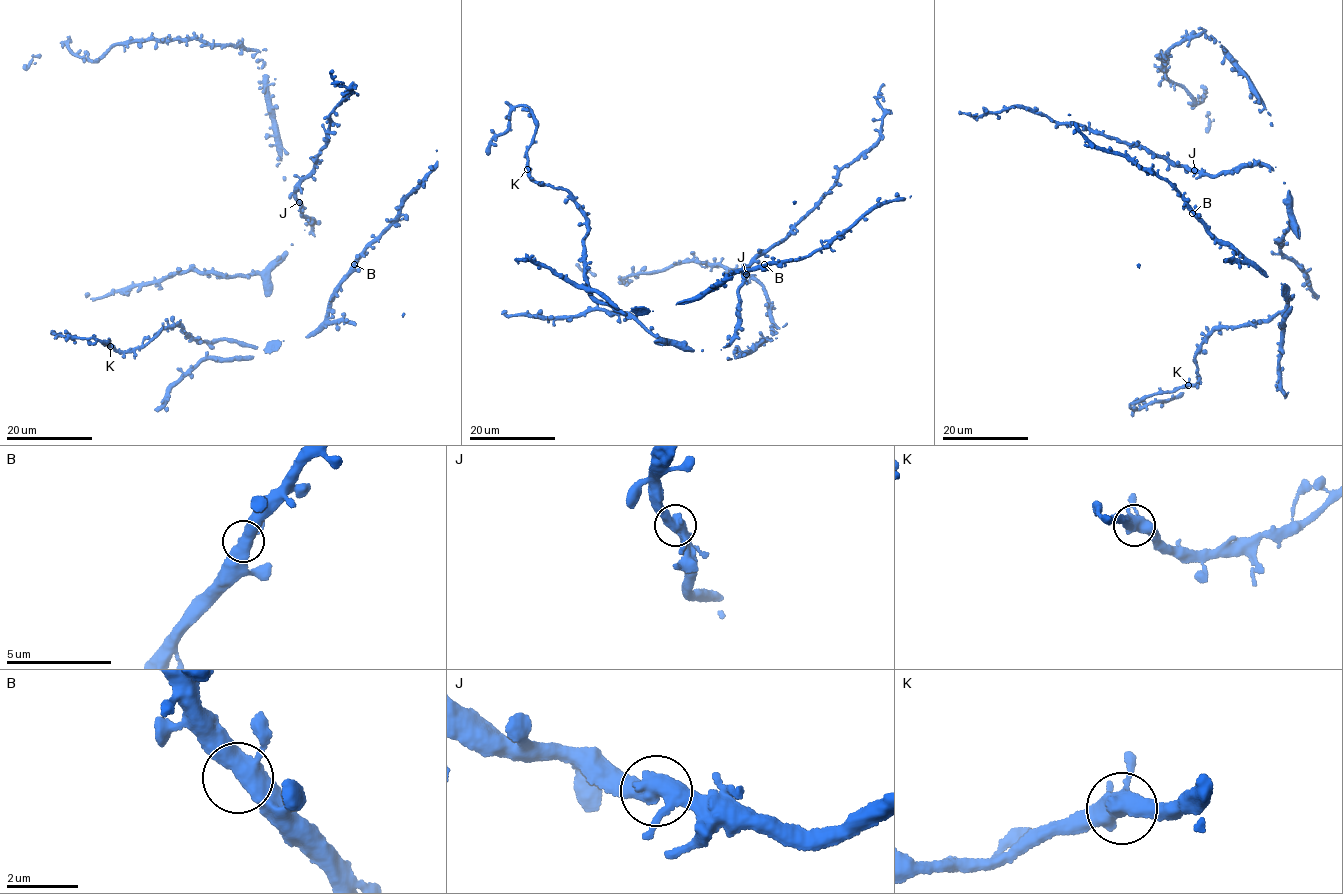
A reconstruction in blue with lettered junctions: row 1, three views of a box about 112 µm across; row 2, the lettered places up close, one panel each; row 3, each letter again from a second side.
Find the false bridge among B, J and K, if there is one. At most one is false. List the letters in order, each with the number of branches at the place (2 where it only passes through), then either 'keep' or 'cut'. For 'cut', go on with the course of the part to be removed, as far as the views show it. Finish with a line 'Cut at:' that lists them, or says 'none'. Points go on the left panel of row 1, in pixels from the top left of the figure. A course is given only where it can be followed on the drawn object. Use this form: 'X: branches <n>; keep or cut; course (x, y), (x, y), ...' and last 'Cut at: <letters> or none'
B: branches 3; keep
J: branches 3; keep
K: branches 3; keep
Cut at: none

